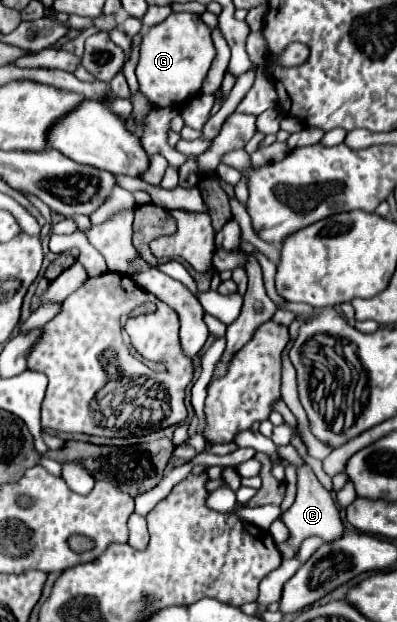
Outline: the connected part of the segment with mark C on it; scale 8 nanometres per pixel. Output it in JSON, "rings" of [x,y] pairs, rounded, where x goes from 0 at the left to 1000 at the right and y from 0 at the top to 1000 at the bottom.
{"rings":[[[756,749],[751,752],[751,794],[746,794],[746,807],[736,810],[736,817],[725,823],[708,828],[708,834],[730,855],[730,865],[720,873],[698,875],[698,881],[715,899],[746,895],[758,873],[776,862],[801,862],[816,871],[841,871],[872,852],[866,839],[856,833],[856,820],[851,820],[851,814],[841,807],[836,794],[801,775],[796,762],[776,749]]]}

